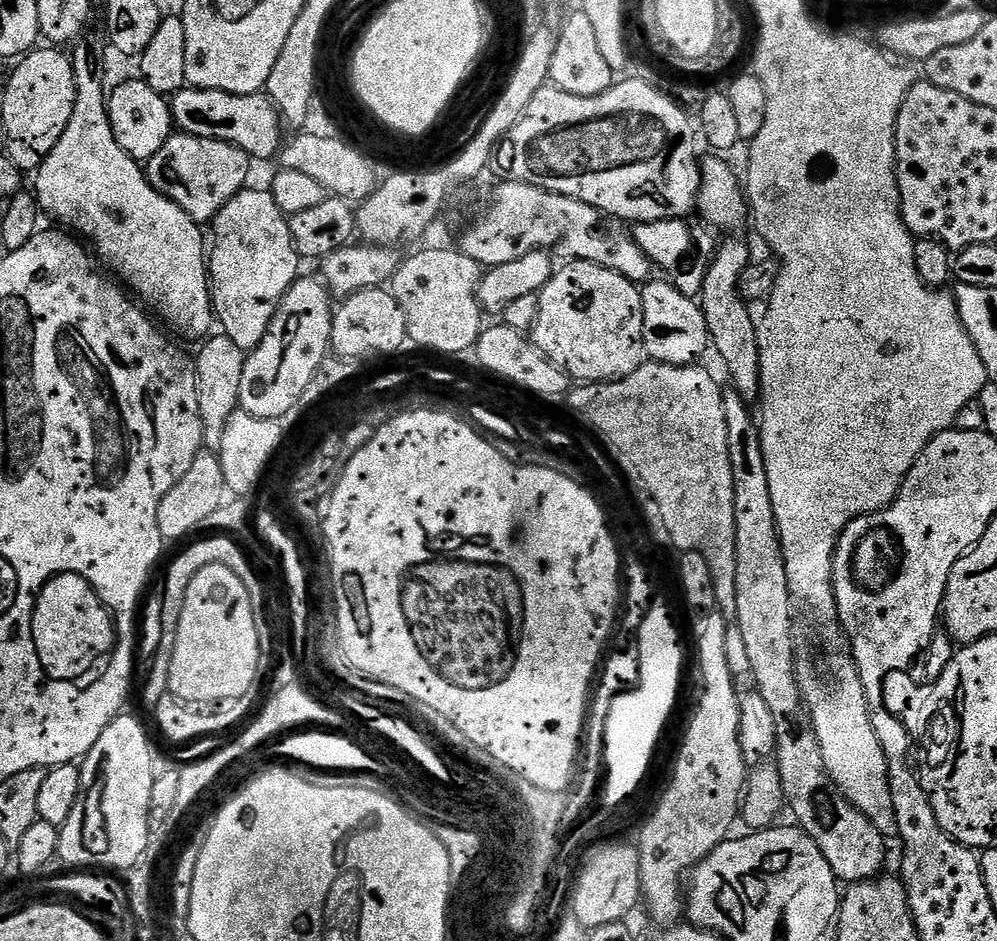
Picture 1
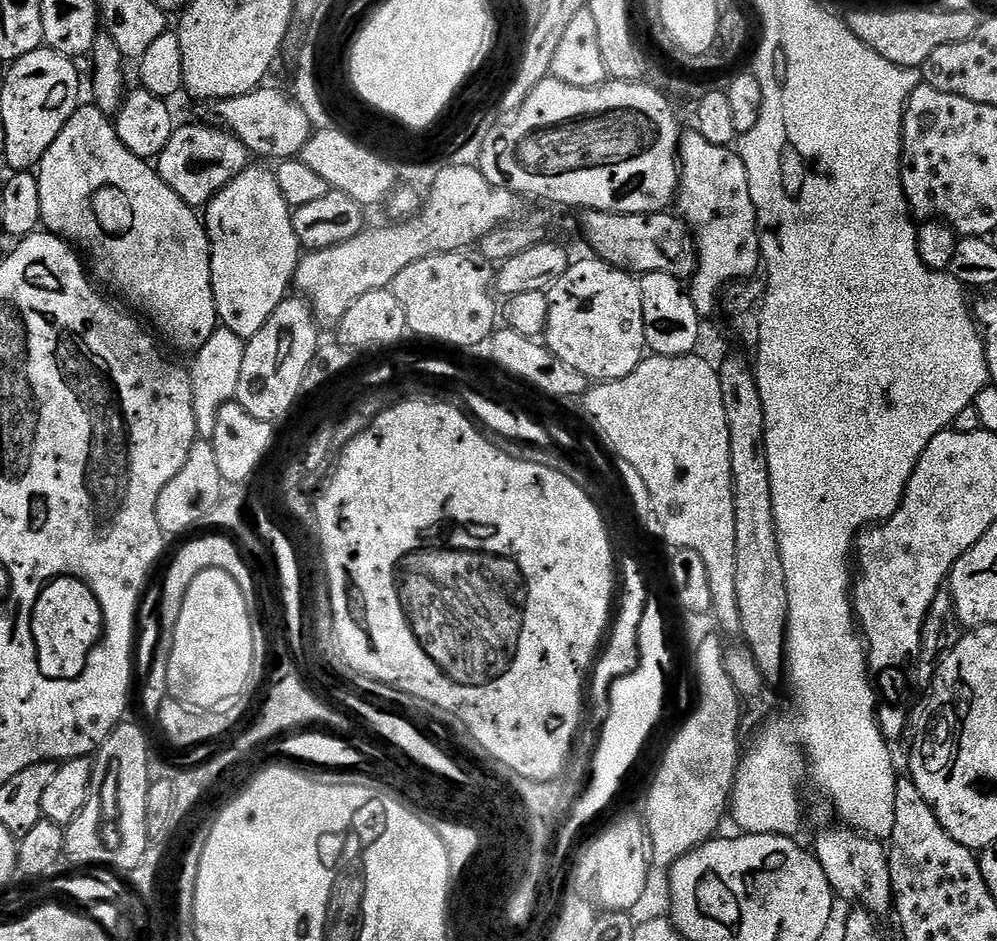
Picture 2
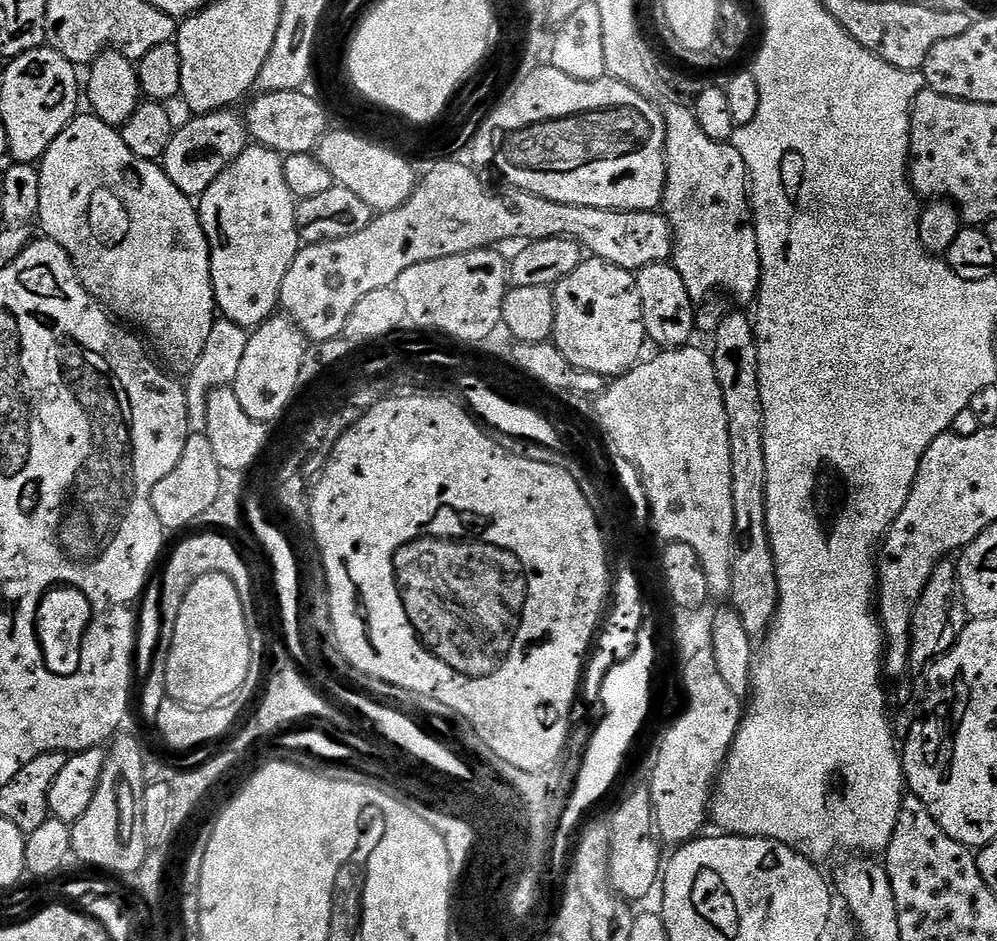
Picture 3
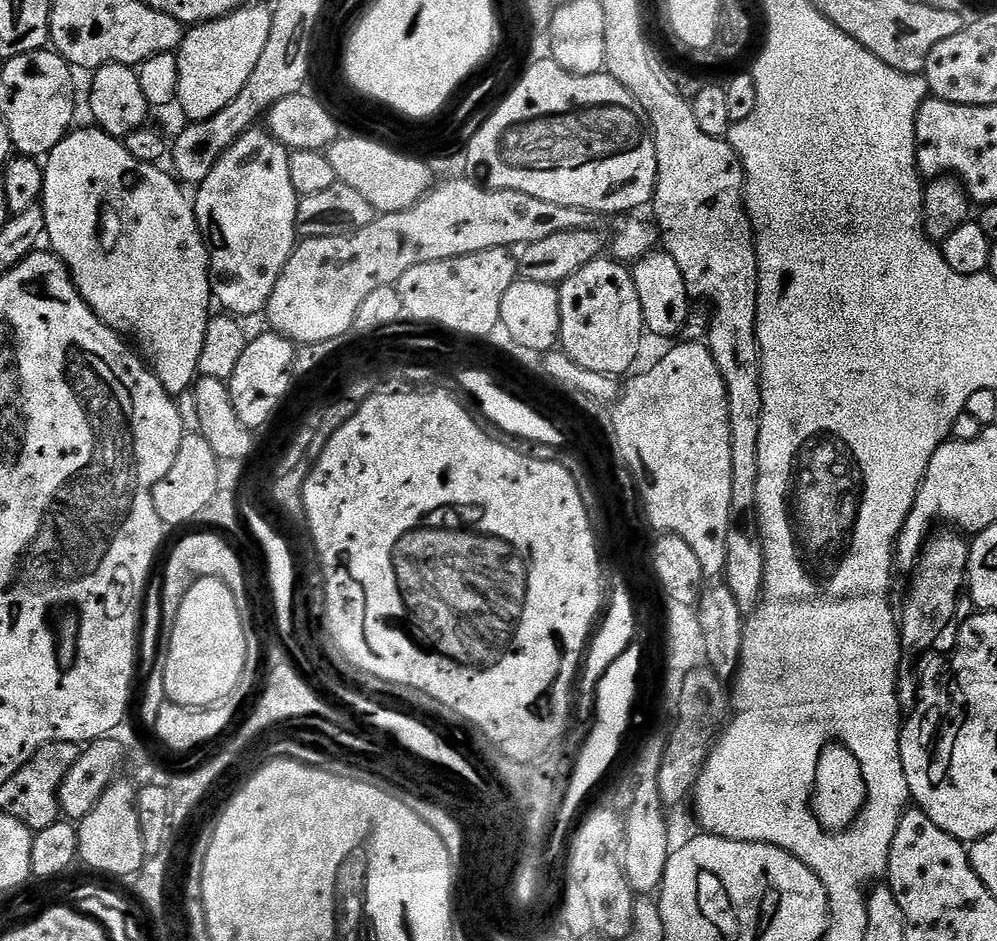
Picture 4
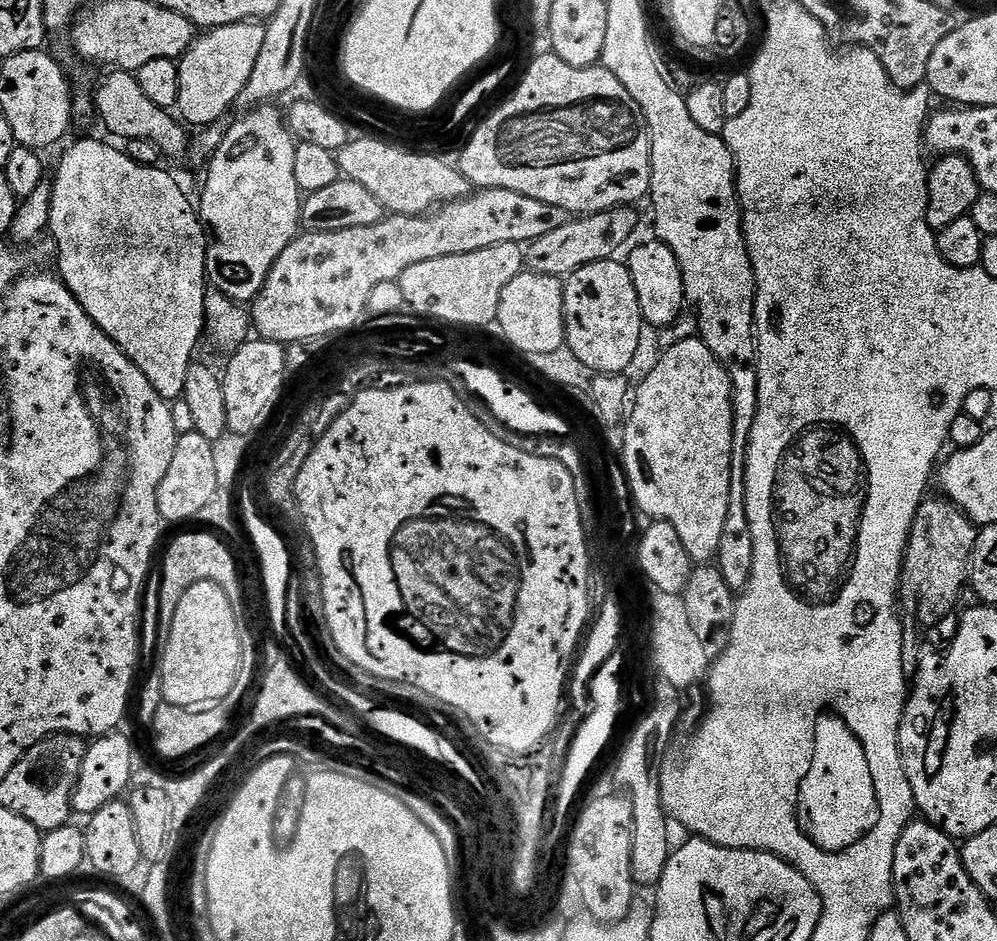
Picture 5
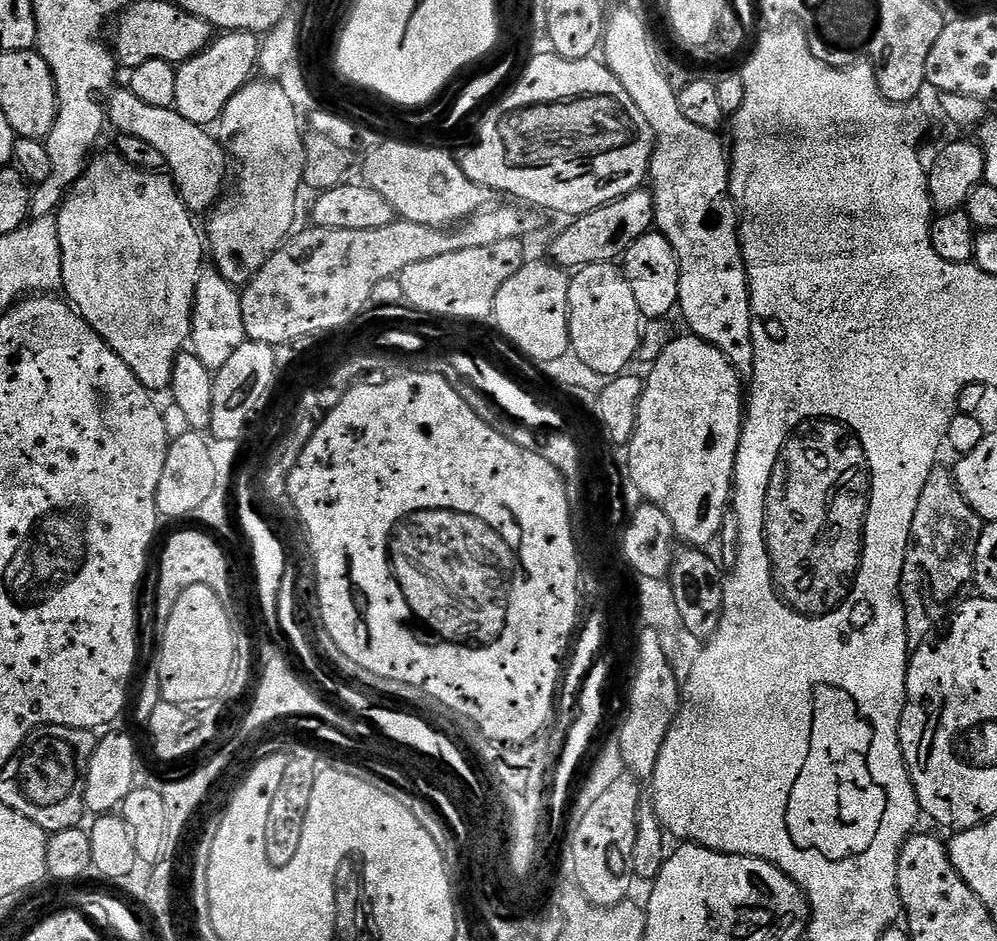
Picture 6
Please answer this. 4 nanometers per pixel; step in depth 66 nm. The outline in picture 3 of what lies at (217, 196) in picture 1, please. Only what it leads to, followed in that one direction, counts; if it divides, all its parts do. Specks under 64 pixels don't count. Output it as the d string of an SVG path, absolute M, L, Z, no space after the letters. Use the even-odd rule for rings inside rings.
M236 110L208 112L205 116L193 115L188 119L192 120L173 131L170 146L162 158L162 167L170 182L174 182L184 196L199 198L210 182L214 182L214 178L218 178L218 174L222 174L222 170L248 148L250 137L245 117L241 113L239 116Z

